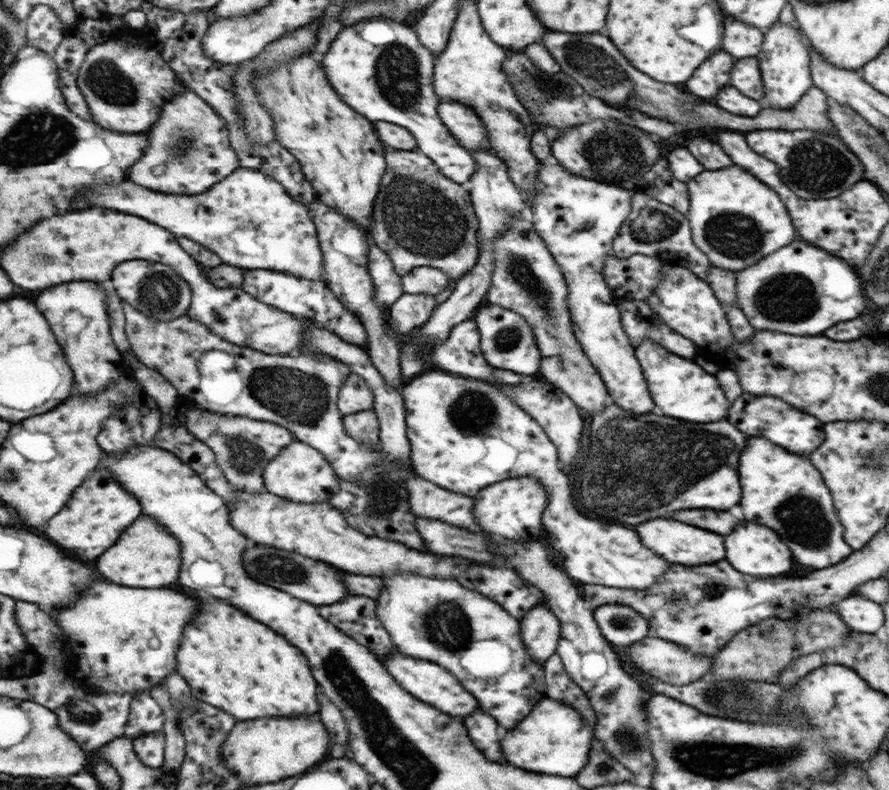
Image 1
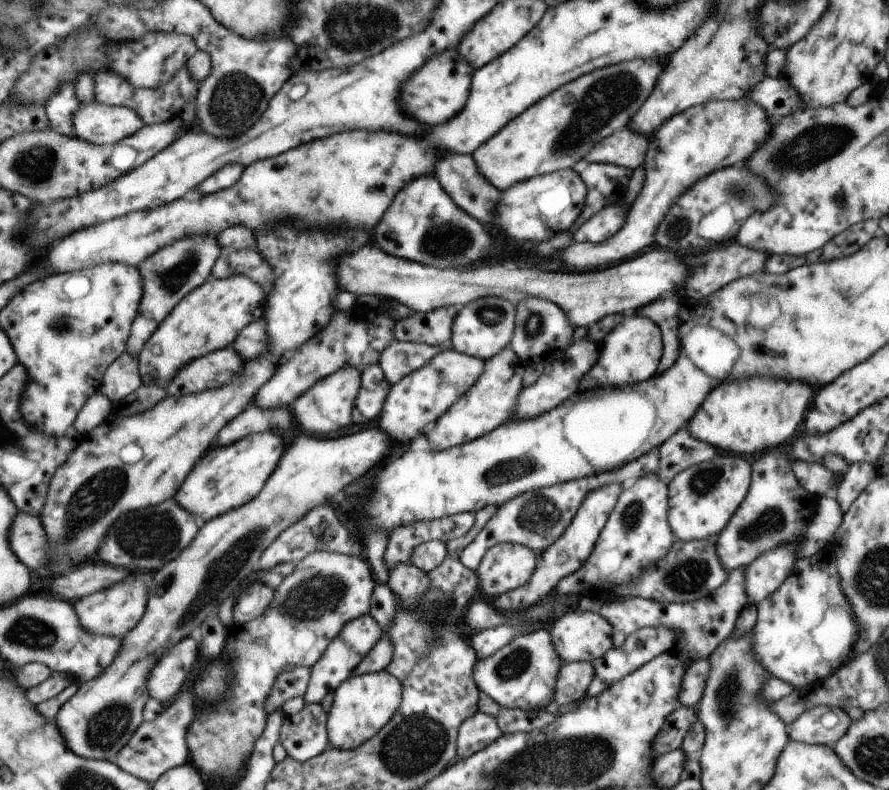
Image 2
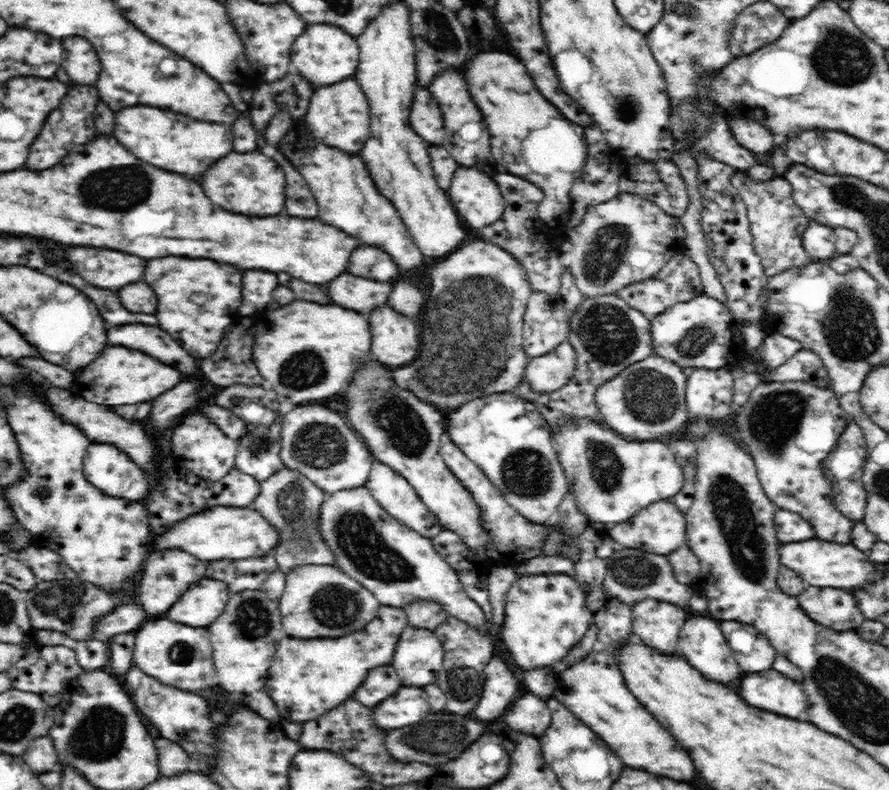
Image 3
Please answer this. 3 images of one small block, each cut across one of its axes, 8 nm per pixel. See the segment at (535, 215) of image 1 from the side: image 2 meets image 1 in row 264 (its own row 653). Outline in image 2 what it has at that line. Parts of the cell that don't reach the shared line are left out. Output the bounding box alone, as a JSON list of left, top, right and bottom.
[550,607,613,663]

